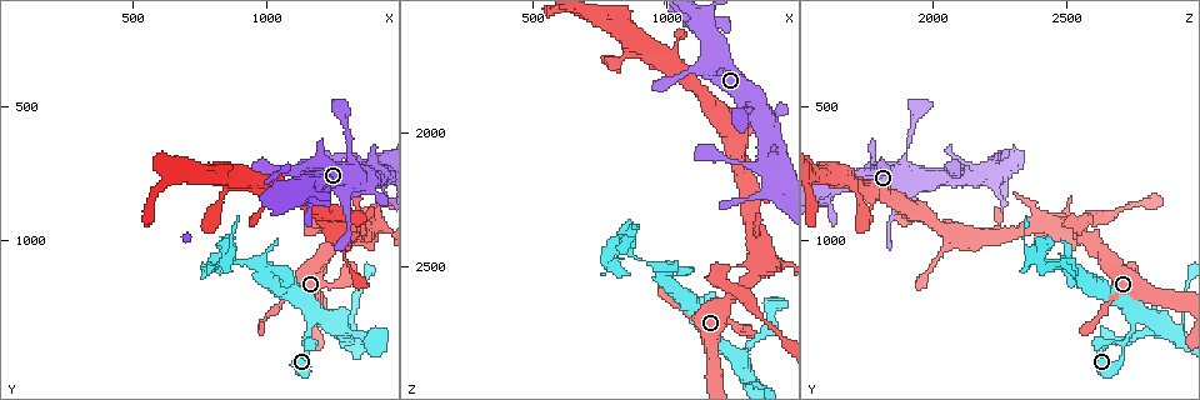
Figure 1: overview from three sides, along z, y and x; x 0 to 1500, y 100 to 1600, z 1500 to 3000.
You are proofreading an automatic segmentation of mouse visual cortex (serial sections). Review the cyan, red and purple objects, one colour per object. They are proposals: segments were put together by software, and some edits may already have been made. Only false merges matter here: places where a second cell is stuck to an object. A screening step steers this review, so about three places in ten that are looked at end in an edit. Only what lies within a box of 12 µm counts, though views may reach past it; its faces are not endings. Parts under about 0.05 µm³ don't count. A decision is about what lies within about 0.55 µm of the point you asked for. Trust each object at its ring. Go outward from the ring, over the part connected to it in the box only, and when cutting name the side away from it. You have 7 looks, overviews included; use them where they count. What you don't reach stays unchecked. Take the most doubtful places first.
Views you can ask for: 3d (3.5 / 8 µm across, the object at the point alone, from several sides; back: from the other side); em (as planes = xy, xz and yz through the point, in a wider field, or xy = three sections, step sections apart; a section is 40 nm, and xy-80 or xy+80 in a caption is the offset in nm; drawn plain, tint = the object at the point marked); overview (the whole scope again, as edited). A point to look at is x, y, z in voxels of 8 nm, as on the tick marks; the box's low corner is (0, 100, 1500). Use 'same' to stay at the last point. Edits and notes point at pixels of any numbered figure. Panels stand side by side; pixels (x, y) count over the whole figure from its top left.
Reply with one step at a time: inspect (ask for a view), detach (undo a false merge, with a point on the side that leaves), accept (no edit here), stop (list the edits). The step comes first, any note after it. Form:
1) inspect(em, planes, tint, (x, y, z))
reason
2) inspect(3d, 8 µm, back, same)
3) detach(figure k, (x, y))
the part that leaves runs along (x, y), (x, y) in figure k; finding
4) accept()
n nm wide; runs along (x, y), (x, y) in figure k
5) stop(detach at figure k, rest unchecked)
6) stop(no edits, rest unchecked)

inspect(3d, 8 µm, (1220, 920, 2570))
abrupt turn

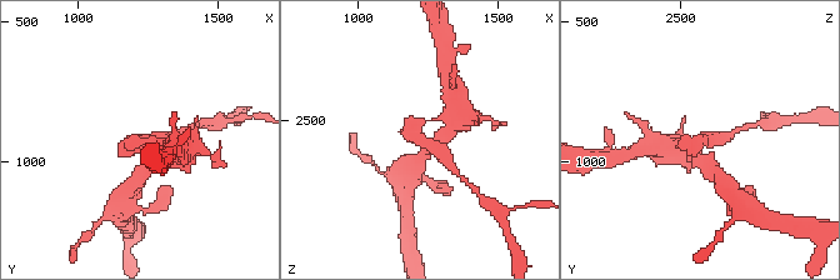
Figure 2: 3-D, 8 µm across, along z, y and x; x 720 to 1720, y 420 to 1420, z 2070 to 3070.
inspect(em, xy, step 1, tint, (1220, 930, 2570))

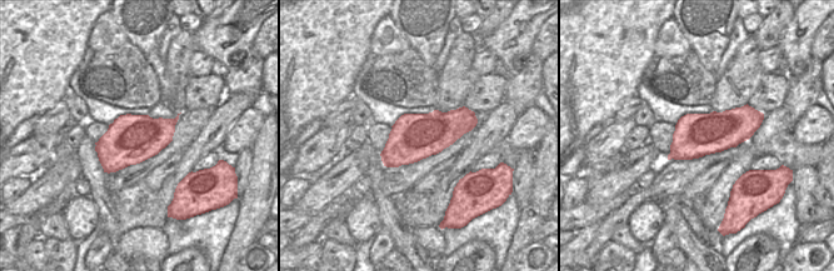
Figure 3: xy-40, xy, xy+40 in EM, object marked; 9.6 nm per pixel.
detach(figure 2, (444, 151))
the part that leaves runs along (428, 149), (444, 156), (465, 181) in figure 2; two cells meet here

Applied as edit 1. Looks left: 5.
inspect(overview)
see it whole again

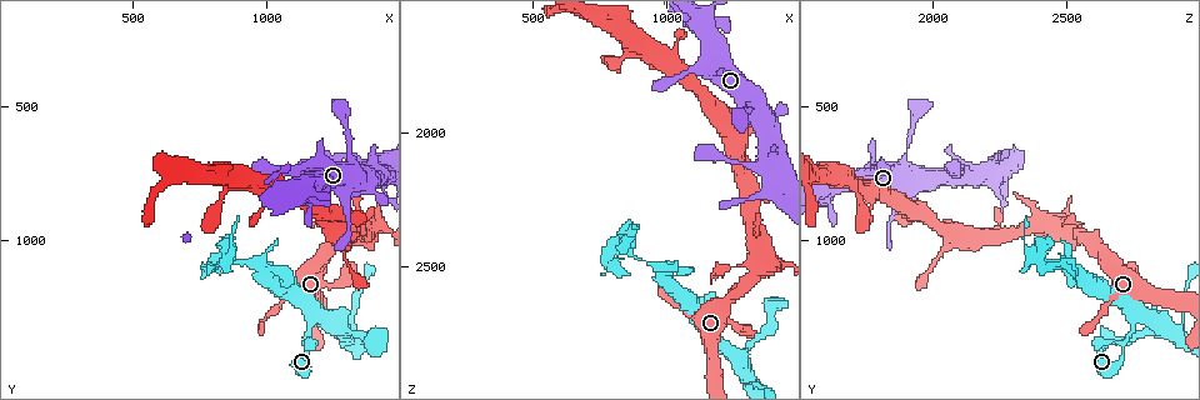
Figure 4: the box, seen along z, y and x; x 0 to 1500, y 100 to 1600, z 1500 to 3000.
inspect(3d, 3.5 µm, (1410, 720, 2220))
abrupt turn

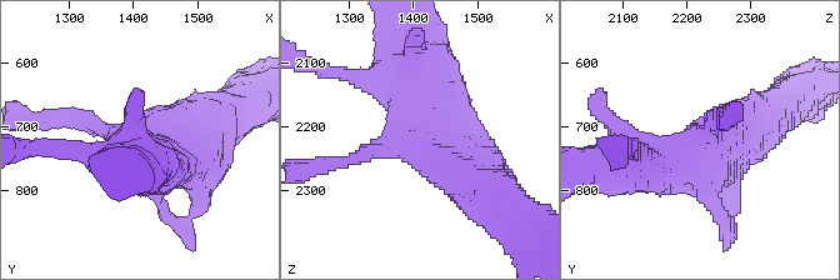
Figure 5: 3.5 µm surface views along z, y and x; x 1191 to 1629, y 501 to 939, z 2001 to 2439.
inspect(em, xy, step 3, tint, (1415, 720, 2220))

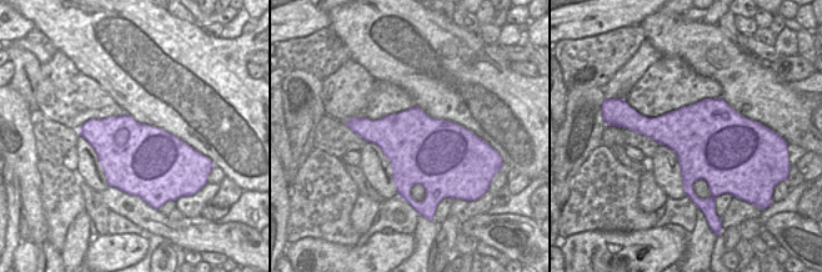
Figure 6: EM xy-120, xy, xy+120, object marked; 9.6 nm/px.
accept()
runs along (414, 45), (429, 125), (475, 176) in figure 5; one cell here

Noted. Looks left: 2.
inspect(3d, 3.5 µm, (1160, 840, 1600))
sharp bend

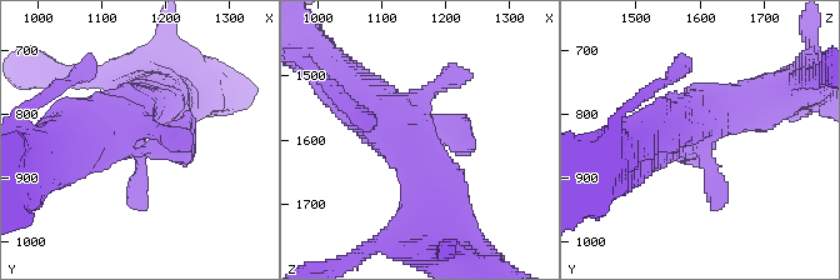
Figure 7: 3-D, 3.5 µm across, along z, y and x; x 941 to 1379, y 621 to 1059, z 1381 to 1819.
inspect(em, xy, step 2, tint, (1155, 845, 1605))
need the tissue

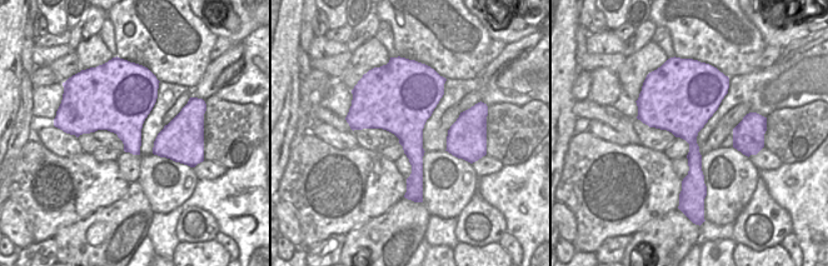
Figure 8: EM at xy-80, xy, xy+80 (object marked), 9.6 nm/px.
accept()
runs along (439, 215), (413, 148), (344, 96) in figure 7; all the same cell

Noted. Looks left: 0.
stop(detach at figure 2, rest unchecked)

